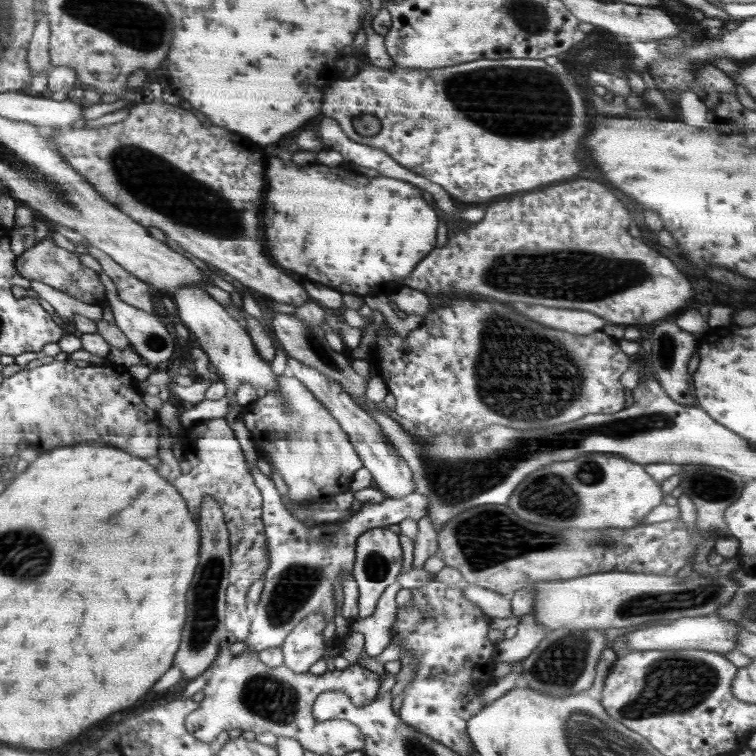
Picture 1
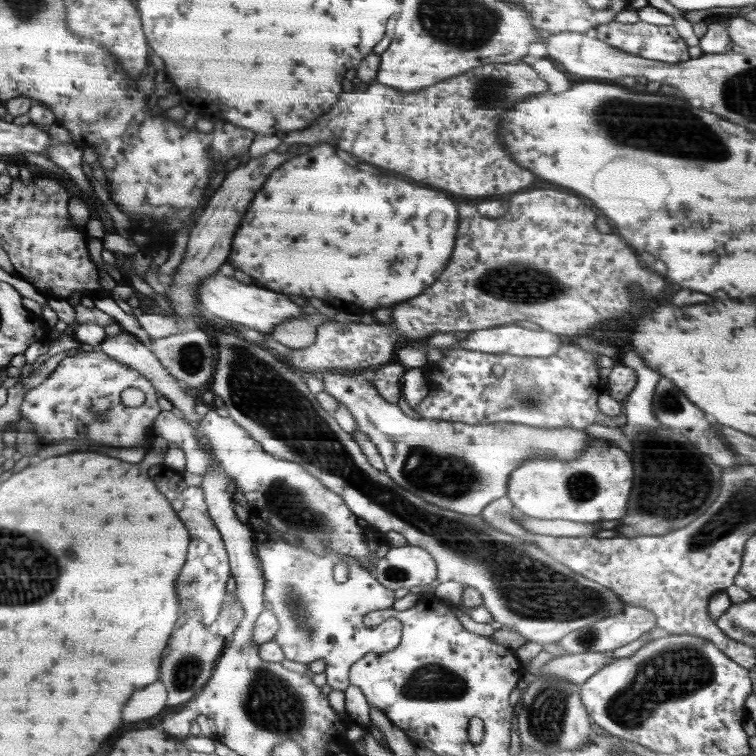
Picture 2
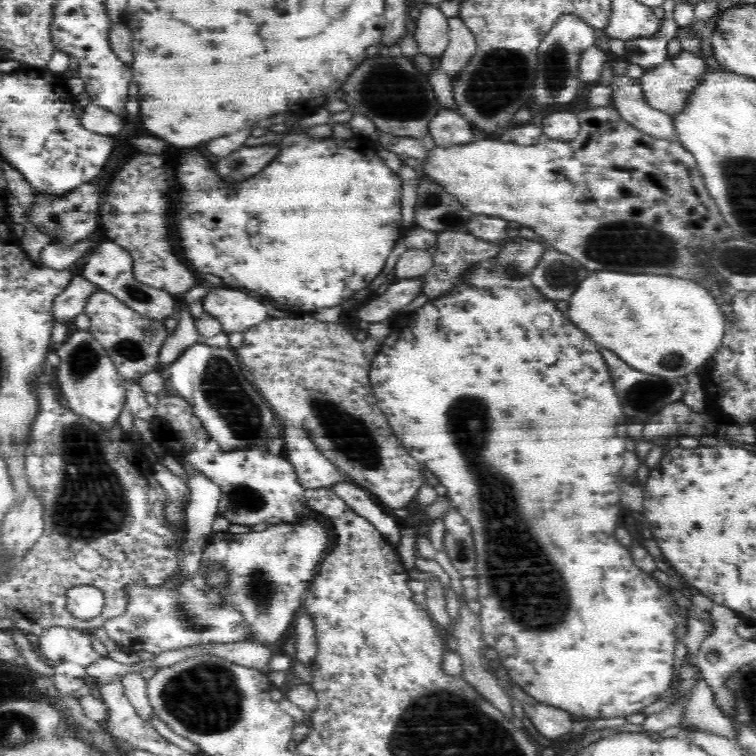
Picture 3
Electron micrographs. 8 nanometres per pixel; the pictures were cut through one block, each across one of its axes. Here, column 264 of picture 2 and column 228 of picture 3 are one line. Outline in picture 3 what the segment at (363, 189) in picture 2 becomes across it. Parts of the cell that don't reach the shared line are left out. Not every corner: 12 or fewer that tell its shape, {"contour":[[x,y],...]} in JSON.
{"contour":[[338,140],[222,190],[180,166],[198,274],[289,314],[366,288],[402,179]]}

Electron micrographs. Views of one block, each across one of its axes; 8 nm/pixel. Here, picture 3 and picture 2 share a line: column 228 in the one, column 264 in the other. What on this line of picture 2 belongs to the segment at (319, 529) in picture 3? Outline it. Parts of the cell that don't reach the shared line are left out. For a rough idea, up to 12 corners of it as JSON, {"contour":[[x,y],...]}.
{"contour":[[258,530],[265,608],[286,659],[324,660],[344,693],[365,654],[401,644],[404,623],[366,626],[394,590],[359,562],[314,555]]}

